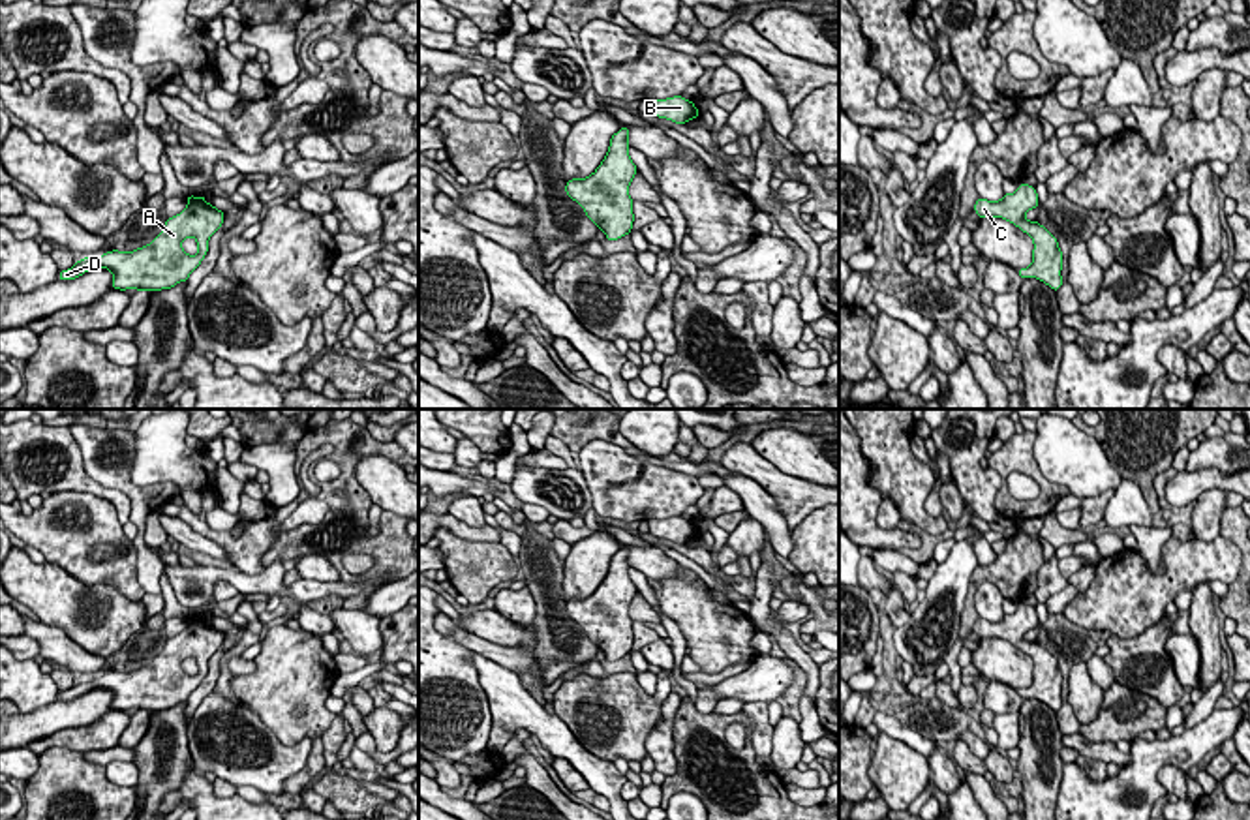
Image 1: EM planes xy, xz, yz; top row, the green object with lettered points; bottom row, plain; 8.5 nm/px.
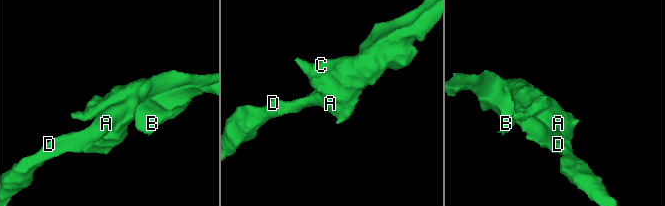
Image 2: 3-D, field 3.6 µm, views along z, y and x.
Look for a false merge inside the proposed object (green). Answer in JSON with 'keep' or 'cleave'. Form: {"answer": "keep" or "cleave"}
{"answer": "keep"}

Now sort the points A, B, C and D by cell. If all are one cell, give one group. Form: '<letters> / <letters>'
A B C D

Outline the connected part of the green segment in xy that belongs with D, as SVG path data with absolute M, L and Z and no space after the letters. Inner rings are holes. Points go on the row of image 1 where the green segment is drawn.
M188 195L186 208L169 218L163 231L146 246L133 251L107 251L101 257L84 257L62 270L58 280L75 280L92 268L113 272L113 289L161 291L171 289L201 265L208 253L210 236L221 227L225 214L205 201L203 195ZM193 236L199 251L188 255L182 240Z

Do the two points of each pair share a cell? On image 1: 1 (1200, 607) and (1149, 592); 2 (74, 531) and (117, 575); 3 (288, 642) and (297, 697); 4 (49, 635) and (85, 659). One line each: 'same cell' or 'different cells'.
1: different cells
2: same cell
3: same cell
4: same cell

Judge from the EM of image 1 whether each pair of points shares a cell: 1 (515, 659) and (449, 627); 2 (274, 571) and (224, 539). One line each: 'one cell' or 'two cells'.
1: one cell
2: two cells

